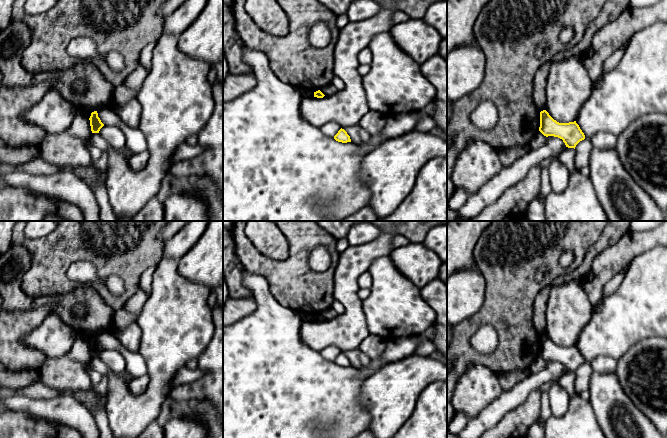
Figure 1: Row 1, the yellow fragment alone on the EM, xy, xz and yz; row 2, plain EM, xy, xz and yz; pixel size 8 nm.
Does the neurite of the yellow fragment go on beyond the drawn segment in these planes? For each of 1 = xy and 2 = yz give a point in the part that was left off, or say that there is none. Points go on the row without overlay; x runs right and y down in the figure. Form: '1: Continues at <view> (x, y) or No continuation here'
1: No continuation here
2: No continuation here

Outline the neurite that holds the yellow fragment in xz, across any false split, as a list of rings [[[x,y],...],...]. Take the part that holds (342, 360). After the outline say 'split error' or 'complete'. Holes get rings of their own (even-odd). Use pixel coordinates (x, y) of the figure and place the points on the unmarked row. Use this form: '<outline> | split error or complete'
[[[340,353],[338,357],[334,360],[334,363],[338,366],[347,367],[351,366],[350,360],[344,353]]] | complete

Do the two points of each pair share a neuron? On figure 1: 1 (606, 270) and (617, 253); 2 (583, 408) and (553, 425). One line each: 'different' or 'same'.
1: same
2: same

